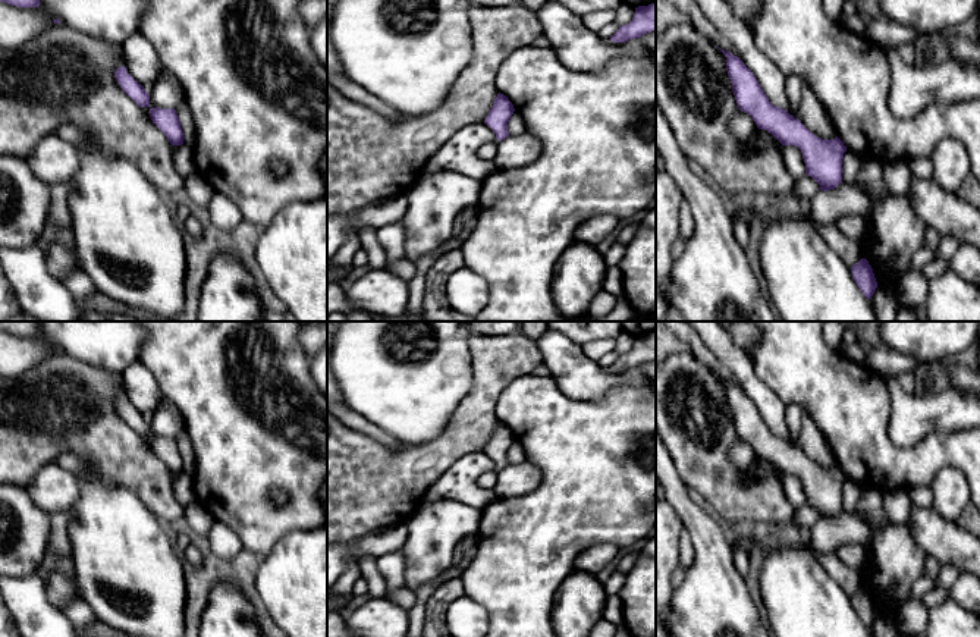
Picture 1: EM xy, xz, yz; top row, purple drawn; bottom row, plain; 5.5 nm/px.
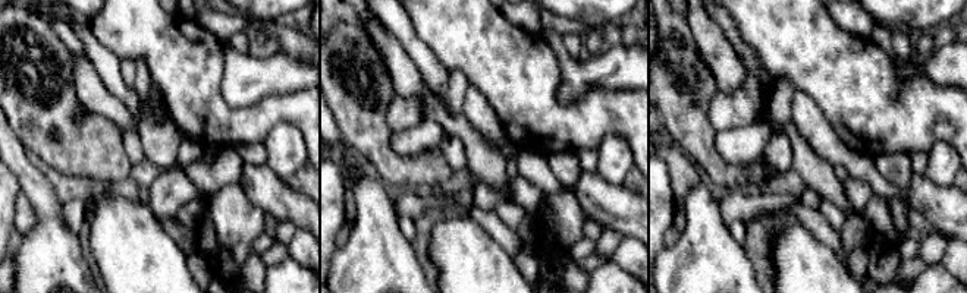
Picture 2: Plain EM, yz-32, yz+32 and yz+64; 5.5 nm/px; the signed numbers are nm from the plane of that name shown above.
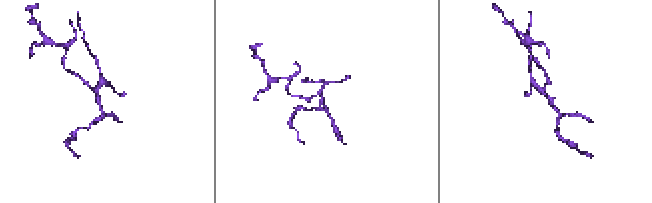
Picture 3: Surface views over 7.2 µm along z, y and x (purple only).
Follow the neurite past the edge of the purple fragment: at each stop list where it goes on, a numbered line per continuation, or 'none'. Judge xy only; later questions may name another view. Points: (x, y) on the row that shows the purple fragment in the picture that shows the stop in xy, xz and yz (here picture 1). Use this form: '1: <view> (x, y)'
none

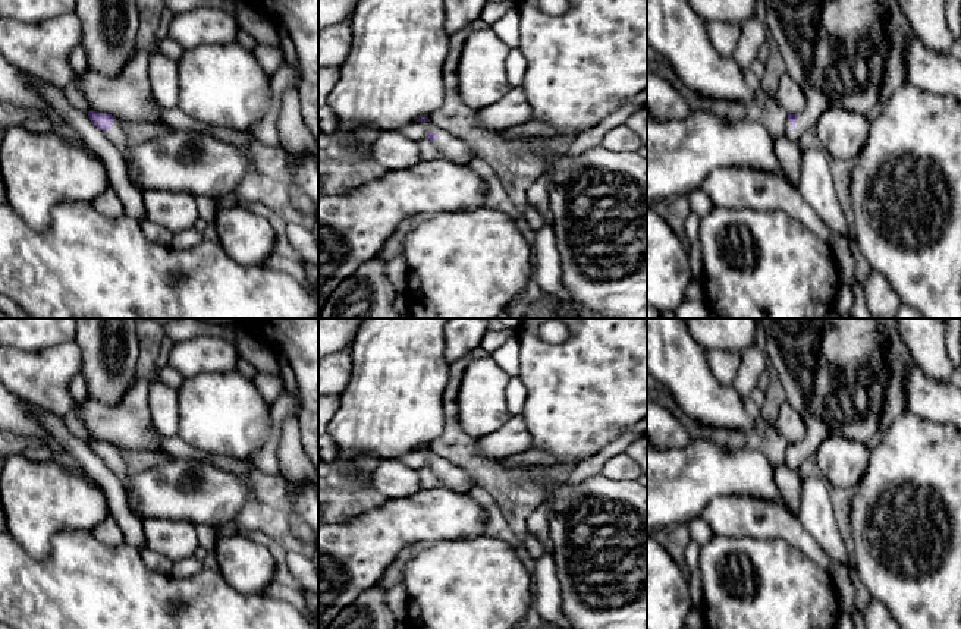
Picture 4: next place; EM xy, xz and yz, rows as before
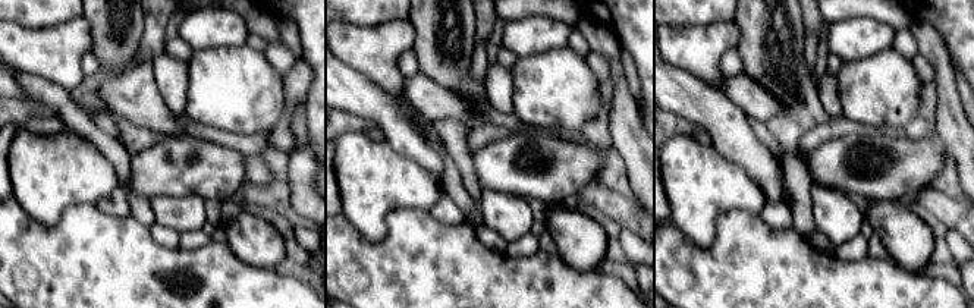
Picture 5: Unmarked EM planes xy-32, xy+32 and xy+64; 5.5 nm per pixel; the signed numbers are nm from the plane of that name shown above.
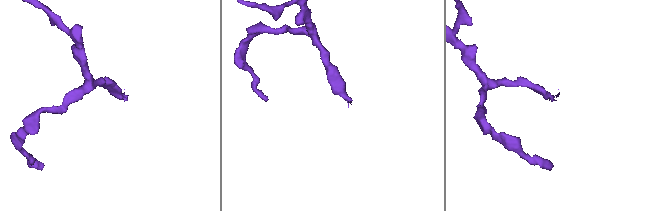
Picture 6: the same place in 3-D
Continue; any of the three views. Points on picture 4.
1: yz (835, 50)

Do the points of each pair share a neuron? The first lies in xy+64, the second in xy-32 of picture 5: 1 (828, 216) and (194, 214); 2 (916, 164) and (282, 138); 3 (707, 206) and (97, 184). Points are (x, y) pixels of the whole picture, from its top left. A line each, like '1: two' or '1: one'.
1: one
2: two
3: one

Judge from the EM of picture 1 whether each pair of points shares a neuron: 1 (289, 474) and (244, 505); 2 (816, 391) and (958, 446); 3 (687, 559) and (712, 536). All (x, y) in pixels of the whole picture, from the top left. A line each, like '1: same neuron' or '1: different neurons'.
1: same neuron
2: same neuron
3: different neurons

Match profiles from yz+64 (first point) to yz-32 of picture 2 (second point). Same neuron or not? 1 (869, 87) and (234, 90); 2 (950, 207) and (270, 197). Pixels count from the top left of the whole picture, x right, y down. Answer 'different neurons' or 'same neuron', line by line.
1: different neurons
2: same neuron

